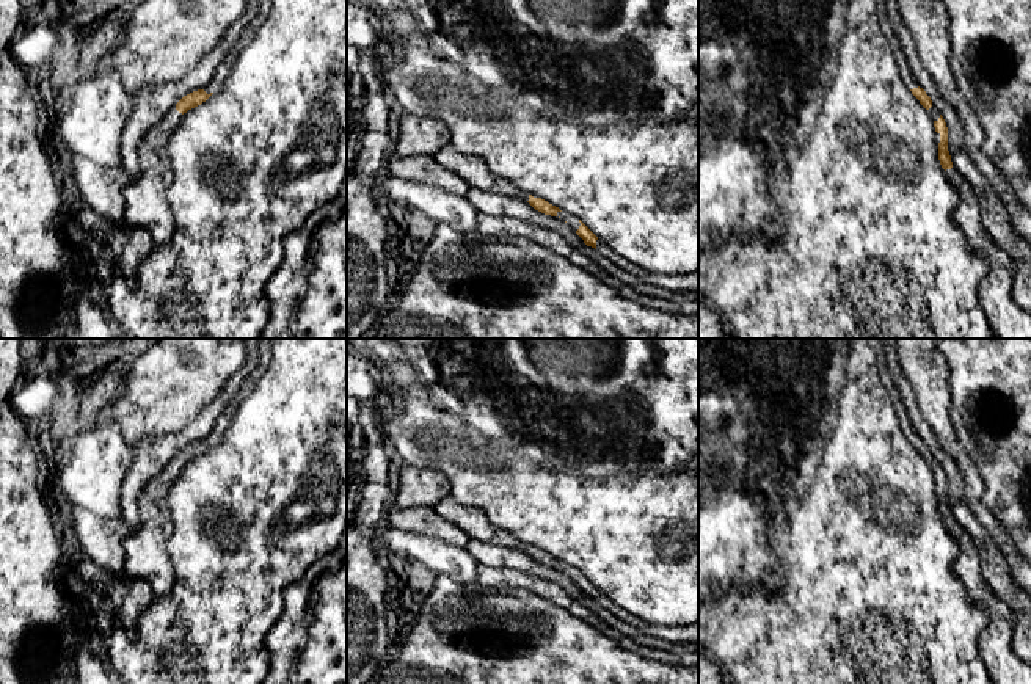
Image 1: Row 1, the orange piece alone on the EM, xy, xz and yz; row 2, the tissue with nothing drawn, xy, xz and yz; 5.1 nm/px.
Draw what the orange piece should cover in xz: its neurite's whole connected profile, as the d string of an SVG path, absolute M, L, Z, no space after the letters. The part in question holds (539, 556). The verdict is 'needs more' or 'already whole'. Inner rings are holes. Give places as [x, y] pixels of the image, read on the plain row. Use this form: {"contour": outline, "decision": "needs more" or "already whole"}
{"contour": "M450 494L439 500L433 510L444 518L452 526L463 530L469 540L485 541L488 544L499 544L504 548L513 548L527 552L535 562L551 566L562 568L567 566L559 558L549 555L548 552L527 546L508 532L504 532L493 526L486 515L474 507L463 505L455 500Z", "decision": "needs more"}

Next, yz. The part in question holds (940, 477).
{"contour": "M869 339L877 359L880 380L893 402L899 425L905 438L929 463L938 496L938 511L945 527L959 546L954 573L964 582L968 596L985 612L989 623L978 639L979 654L990 673L993 684L1031 684L1031 668L1012 651L1015 613L1007 602L1000 599L985 582L981 569L979 552L970 535L953 519L948 502L948 478L943 468L932 457L931 449L915 431L901 395L891 380L885 362L882 339Z", "decision": "needs more"}

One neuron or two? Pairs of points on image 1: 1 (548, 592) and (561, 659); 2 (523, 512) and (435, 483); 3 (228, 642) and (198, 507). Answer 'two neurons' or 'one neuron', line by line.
1: two neurons
2: two neurons
3: one neuron

